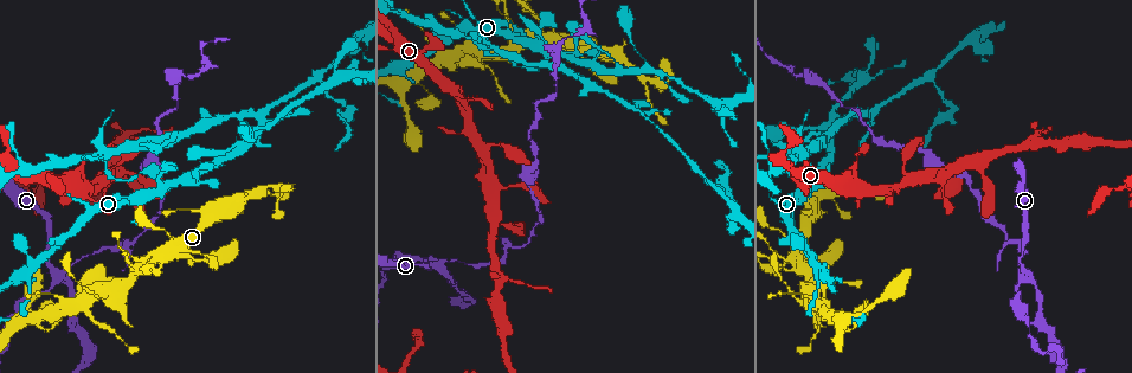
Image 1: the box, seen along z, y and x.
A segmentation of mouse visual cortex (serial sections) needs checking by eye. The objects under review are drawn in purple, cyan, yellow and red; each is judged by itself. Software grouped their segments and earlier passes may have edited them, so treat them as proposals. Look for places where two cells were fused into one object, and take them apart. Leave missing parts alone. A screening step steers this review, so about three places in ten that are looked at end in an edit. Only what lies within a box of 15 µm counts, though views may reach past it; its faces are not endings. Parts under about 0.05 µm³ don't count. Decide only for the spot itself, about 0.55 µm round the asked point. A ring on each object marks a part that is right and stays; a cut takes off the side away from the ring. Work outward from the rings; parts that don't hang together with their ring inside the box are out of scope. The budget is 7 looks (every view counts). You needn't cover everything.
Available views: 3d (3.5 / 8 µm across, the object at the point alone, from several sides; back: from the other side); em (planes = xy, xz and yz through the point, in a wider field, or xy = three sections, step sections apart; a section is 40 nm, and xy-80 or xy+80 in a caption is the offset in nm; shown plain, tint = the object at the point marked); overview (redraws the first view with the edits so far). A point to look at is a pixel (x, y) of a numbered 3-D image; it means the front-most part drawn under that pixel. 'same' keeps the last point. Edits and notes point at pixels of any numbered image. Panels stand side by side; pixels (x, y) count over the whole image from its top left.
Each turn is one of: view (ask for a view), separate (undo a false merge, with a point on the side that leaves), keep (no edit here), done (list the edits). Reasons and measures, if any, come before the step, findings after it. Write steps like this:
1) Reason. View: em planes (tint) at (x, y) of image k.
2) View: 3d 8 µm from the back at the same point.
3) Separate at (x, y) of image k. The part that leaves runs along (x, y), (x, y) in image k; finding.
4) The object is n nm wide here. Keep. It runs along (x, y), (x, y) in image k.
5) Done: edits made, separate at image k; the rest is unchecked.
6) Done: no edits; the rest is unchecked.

Sudden change in width. View: 3d 3.5 µm at (105, 154) of image 1.

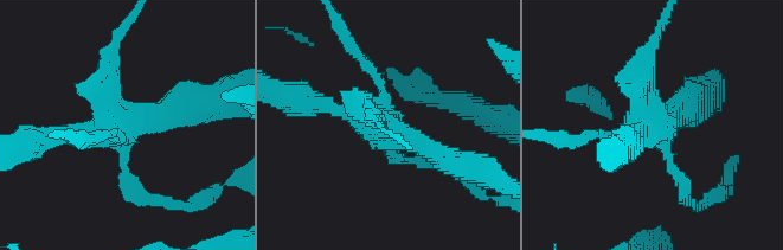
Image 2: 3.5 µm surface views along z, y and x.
View: em xy step 3 (tint) at (120, 129) of image 2.

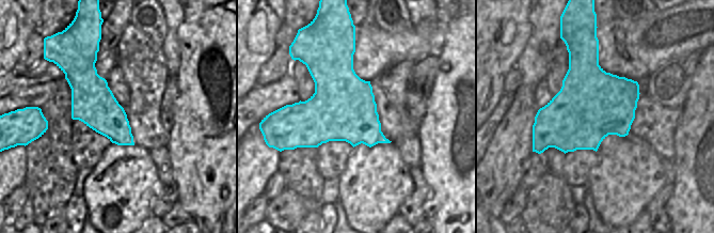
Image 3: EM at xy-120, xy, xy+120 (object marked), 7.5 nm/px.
Keep. It runs along (145, 196), (123, 174), (120, 130), (185, 101) in image 2; continuous, no second cell.

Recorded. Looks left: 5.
Calibre changes. View: 3d 3.5 µm at (1023, 274) of image 1.

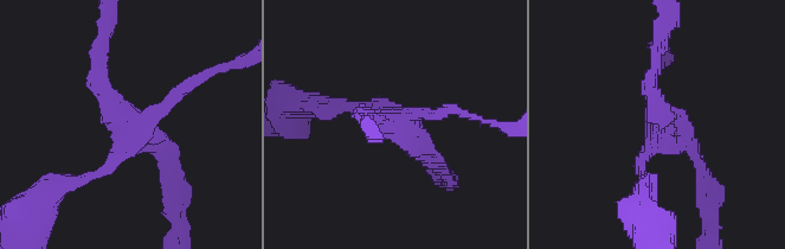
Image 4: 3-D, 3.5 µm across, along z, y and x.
4 arms meet here; the arms are 150, 150, 200, 200 nm wide; shape alone is not enough. View: em xy step 2 (tint) at (660, 123) of image 4.

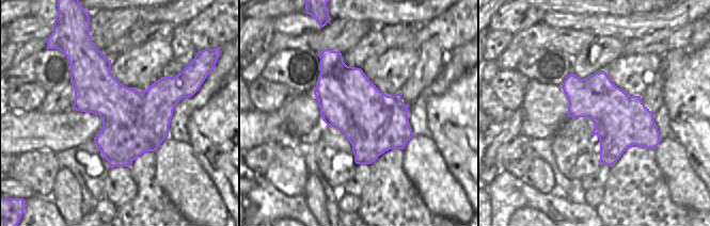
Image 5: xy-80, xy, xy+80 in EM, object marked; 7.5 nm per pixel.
Separate at (348, 108) of image 4. The part that leaves runs along (410, 117), (461, 110), (501, 126) in image 4; two cells meet here.

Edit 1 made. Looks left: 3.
View: overview.

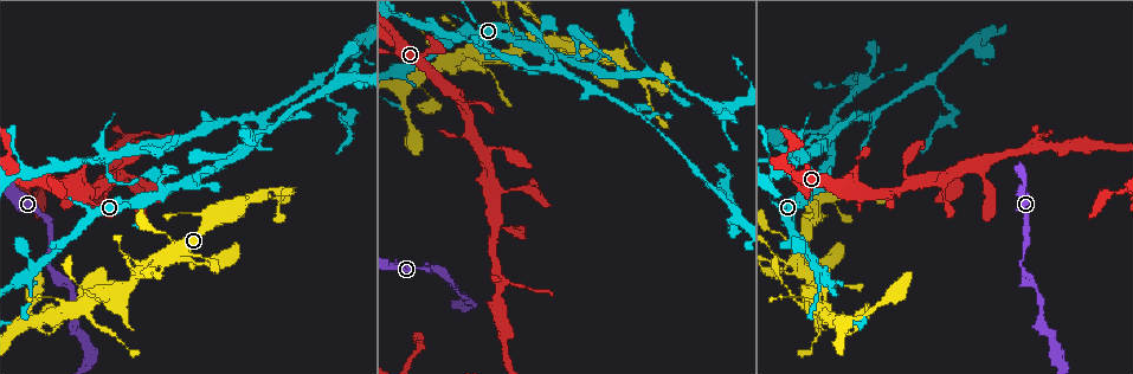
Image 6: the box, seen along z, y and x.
A fork. View: 3d 3.5 µm at (258, 118) of image 6.

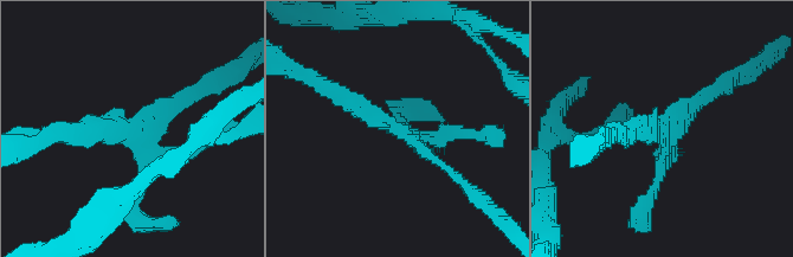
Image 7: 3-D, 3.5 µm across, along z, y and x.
Now the EM. View: em xy step 2 (tint) at (127, 126) of image 7.

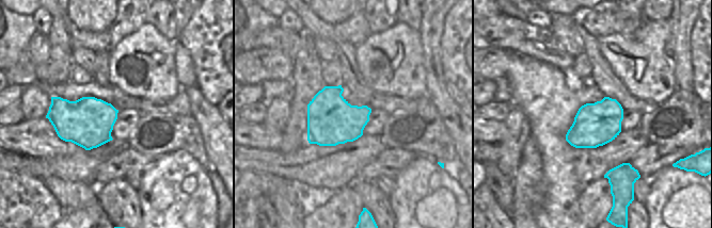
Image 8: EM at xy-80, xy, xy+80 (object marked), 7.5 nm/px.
Keep. It runs along (321, 83), (394, 126), (452, 174) in image 7; one cell here.

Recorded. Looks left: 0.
Done: edits made, separate at image 4; the rest is unchecked.

